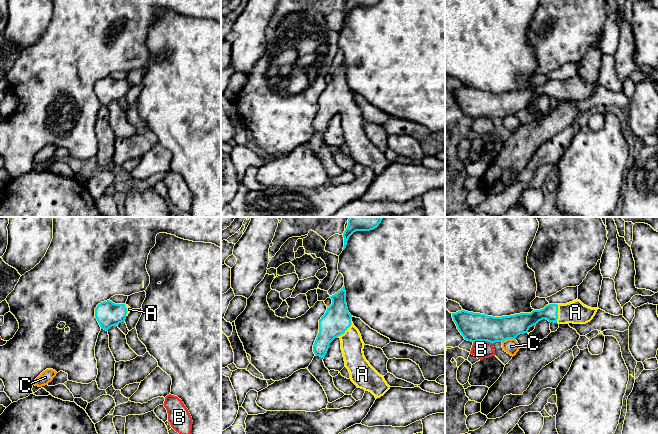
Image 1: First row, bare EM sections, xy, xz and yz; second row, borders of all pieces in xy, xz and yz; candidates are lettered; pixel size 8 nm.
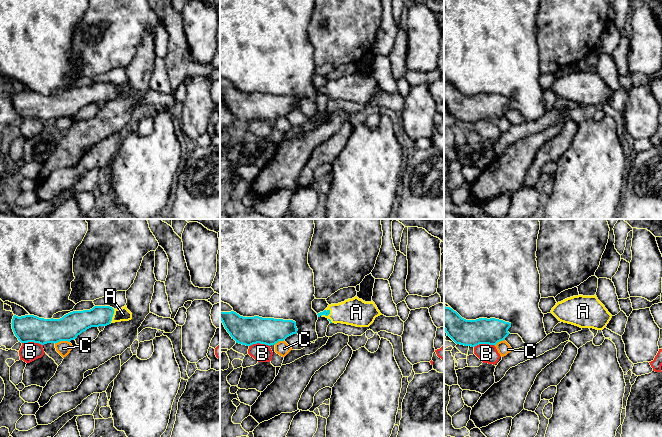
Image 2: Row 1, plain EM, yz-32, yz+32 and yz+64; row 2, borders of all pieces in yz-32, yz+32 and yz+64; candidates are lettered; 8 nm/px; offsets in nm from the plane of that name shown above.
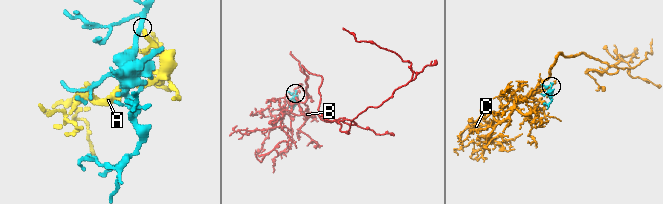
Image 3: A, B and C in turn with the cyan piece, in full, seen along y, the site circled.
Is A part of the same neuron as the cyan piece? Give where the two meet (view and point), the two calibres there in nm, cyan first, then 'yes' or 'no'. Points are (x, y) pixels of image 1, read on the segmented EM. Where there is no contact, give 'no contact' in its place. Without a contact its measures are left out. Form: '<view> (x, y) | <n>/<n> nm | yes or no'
xz (346, 329) | 220/190 nm | yes

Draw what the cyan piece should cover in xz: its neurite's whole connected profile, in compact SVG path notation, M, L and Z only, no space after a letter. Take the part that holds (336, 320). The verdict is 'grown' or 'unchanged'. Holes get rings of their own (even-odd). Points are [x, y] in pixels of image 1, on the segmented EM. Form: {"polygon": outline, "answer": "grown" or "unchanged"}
{"polygon": "M345 287L330 298L332 304L319 320L319 333L313 345L313 352L316 356L324 358L330 343L338 337L351 381L358 388L371 392L376 399L380 398L390 386L364 356L365 344L348 311Z", "answer": "grown"}

